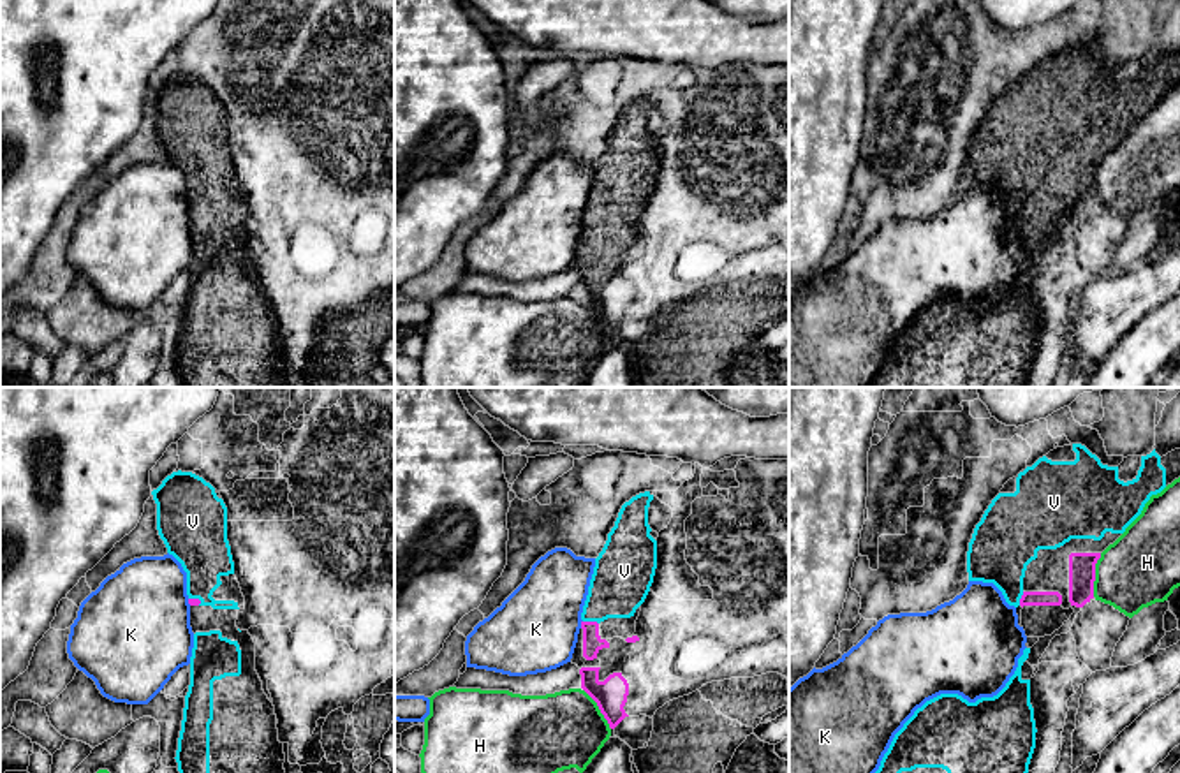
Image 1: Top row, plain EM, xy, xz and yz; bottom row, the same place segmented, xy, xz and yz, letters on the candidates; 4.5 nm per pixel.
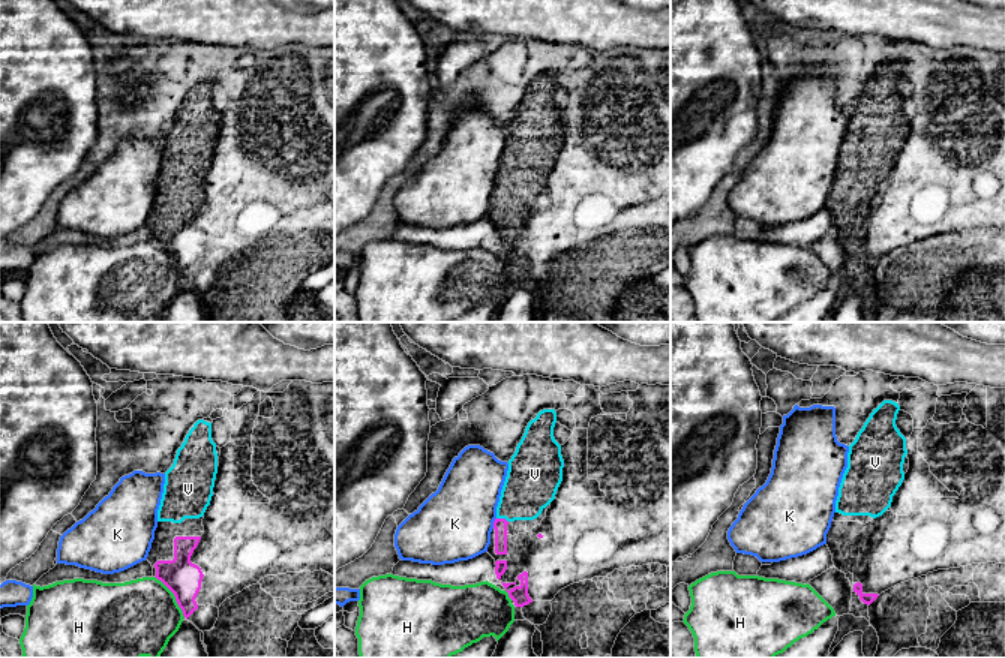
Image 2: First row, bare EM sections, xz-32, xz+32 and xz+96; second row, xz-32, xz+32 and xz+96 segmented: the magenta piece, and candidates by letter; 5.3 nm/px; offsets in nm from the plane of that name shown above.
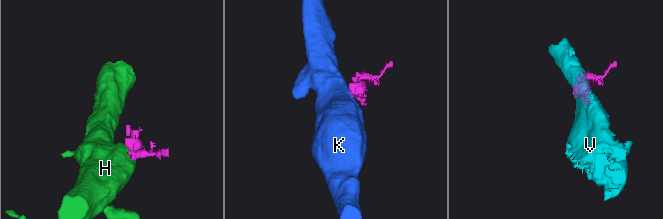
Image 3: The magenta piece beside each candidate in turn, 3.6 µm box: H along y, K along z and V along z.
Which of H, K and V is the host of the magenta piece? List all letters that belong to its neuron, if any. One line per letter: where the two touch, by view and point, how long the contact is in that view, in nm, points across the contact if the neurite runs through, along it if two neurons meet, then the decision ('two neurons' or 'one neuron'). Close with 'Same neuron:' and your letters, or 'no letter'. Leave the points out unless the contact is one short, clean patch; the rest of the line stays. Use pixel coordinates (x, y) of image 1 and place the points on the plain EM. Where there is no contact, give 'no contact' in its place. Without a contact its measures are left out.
H: yz (1094, 180) | 200 nm | along yz (1101, 159), (1096, 169), (1092, 201) | two neurons
K: xz (582, 229) | 40 nm | along xz (582, 226), (580, 233) | two neurons
V: xz (590, 228) | 70 nm | one neuron
Same neuron: V

